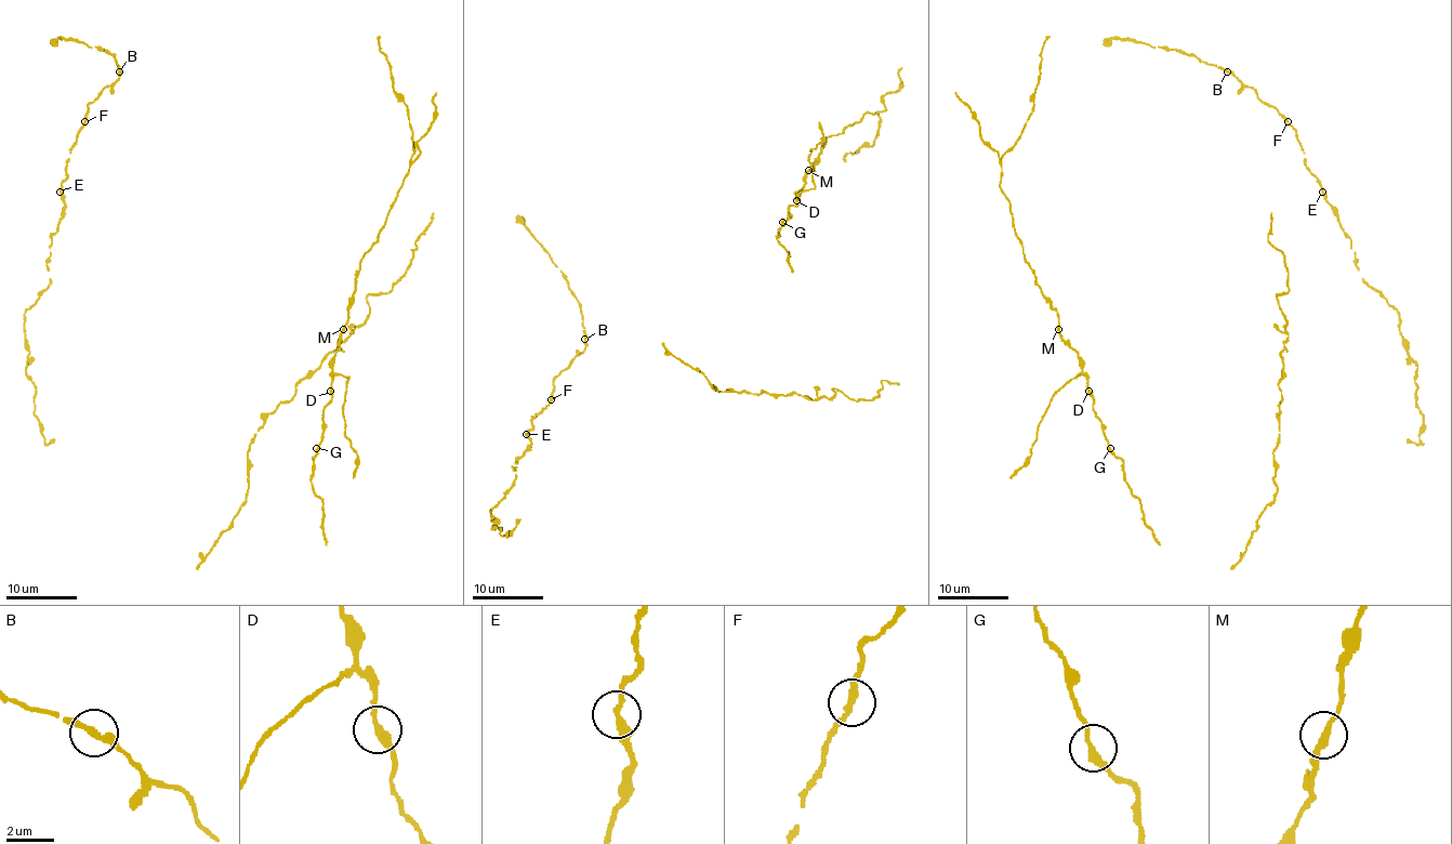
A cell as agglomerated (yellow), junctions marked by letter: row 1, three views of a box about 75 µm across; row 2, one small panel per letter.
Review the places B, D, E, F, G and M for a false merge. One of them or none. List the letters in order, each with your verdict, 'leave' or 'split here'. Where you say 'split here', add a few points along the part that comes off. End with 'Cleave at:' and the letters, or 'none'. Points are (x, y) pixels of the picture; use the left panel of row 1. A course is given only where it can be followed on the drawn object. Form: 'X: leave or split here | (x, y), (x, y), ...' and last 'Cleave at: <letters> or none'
B: leave
D: leave
E: leave
F: leave
G: leave
M: leave
Cleave at: none

